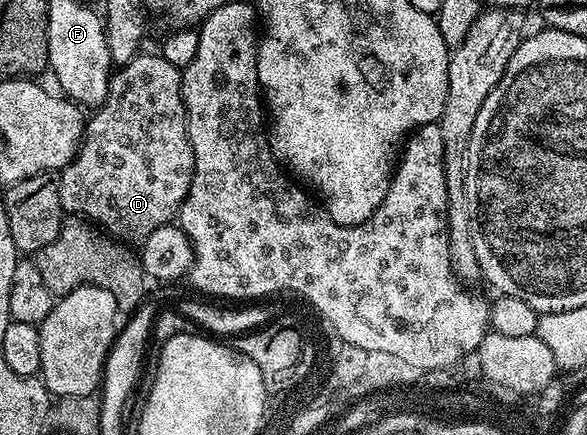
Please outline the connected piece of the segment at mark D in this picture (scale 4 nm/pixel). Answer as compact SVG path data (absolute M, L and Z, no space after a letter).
M137 53L113 74L106 101L91 112L80 148L58 175L65 212L99 225L128 245L141 245L154 229L171 224L179 216L194 177L195 157L182 101L181 68L170 65L163 54L144 54Z

